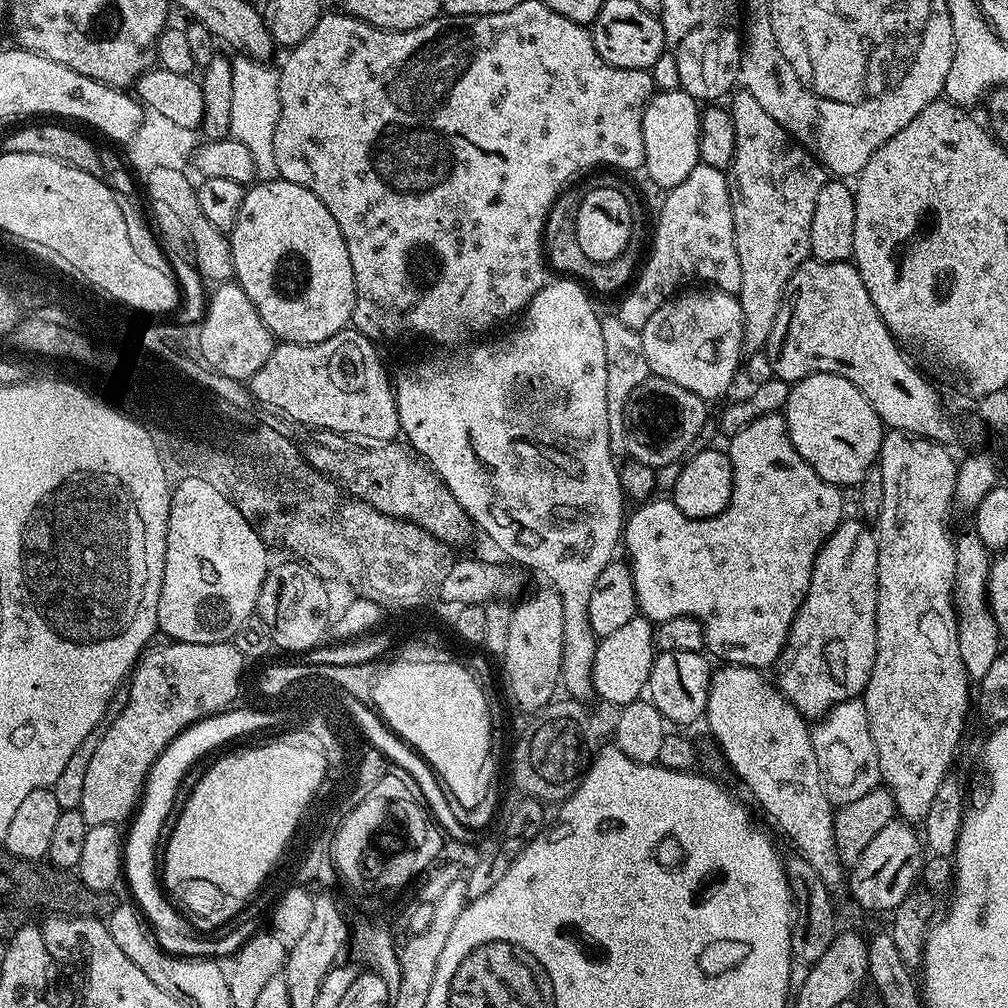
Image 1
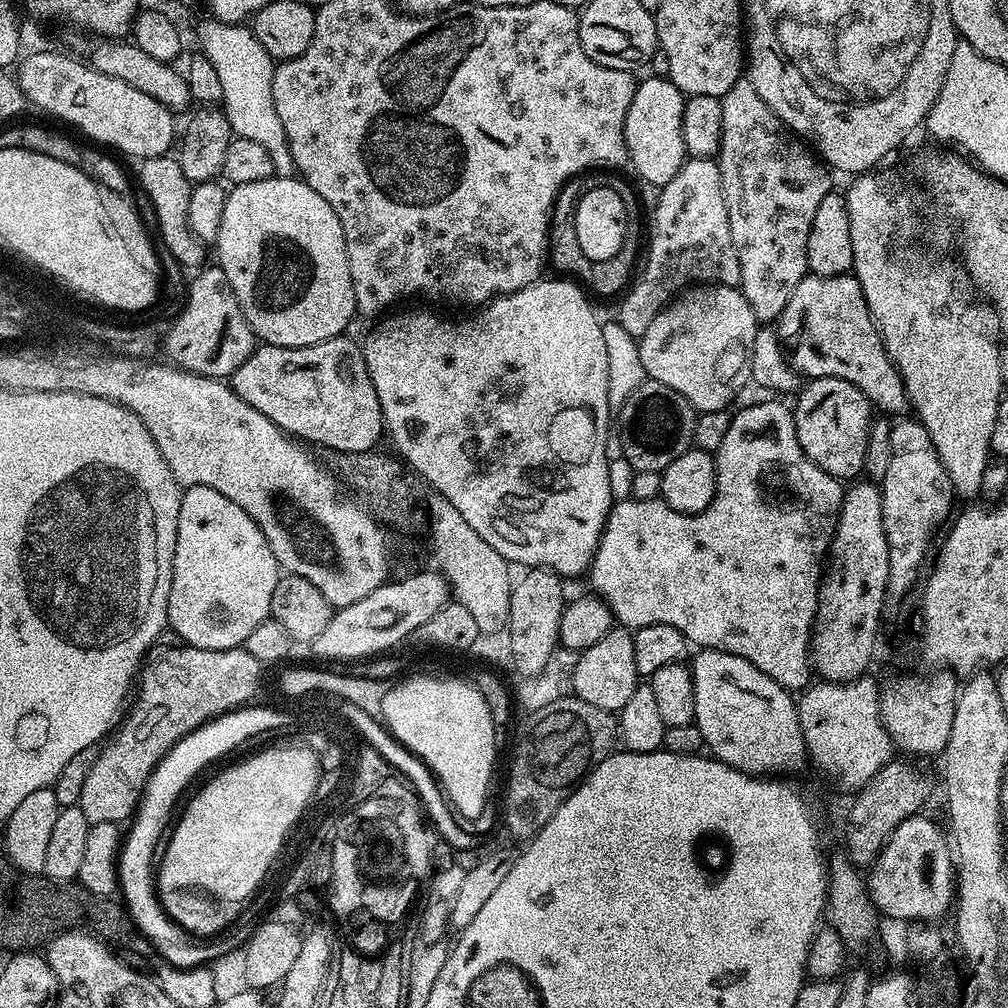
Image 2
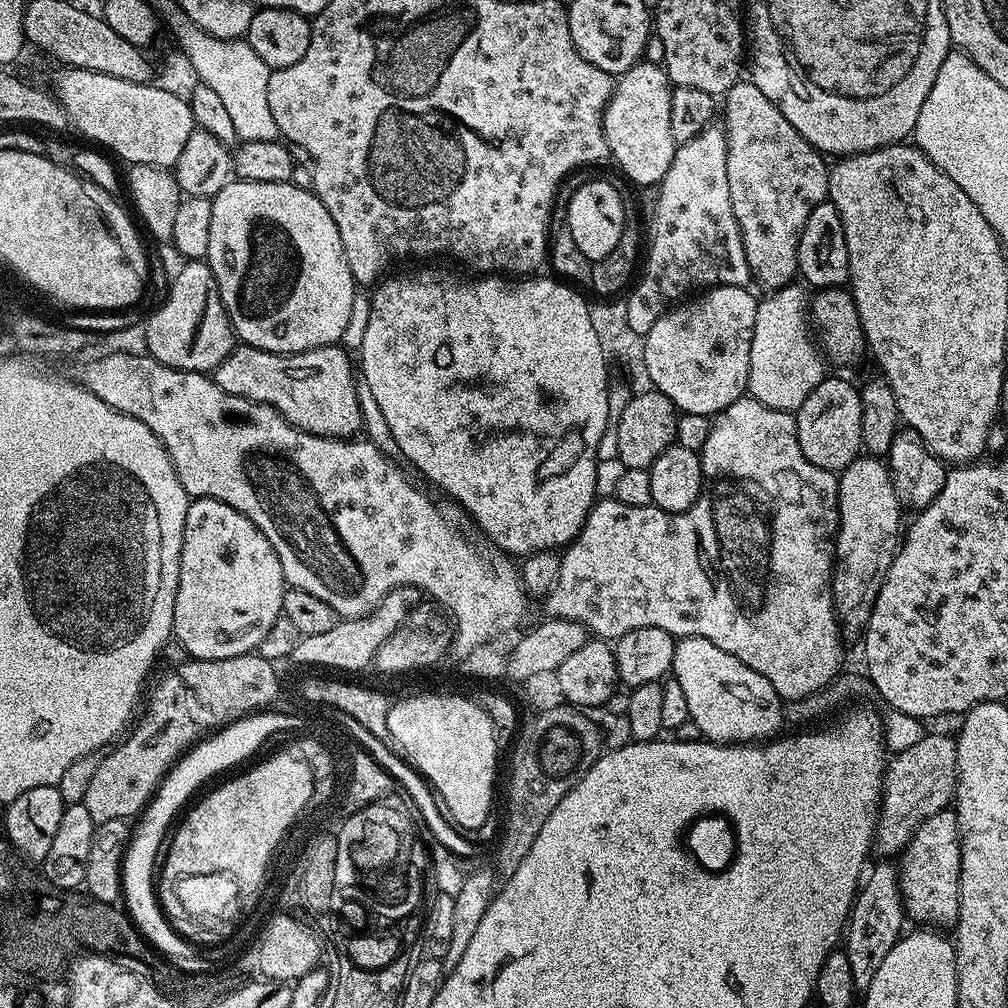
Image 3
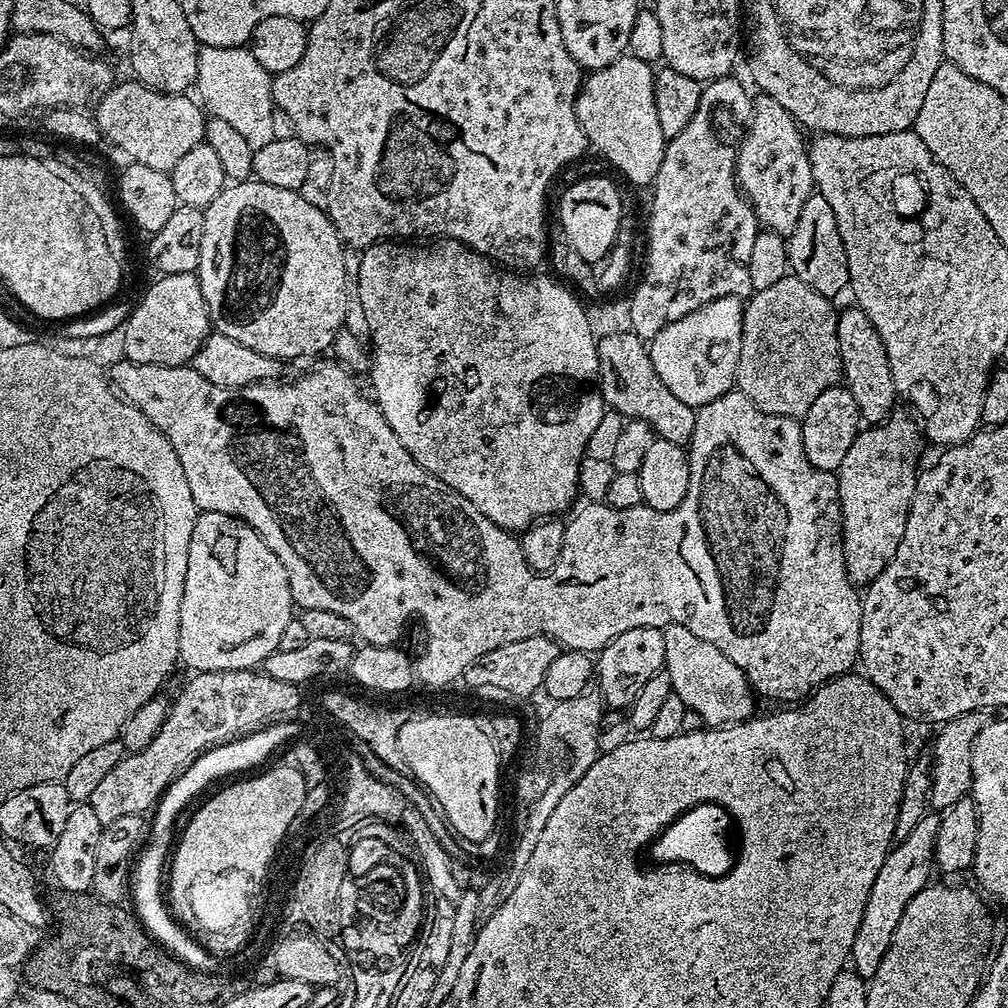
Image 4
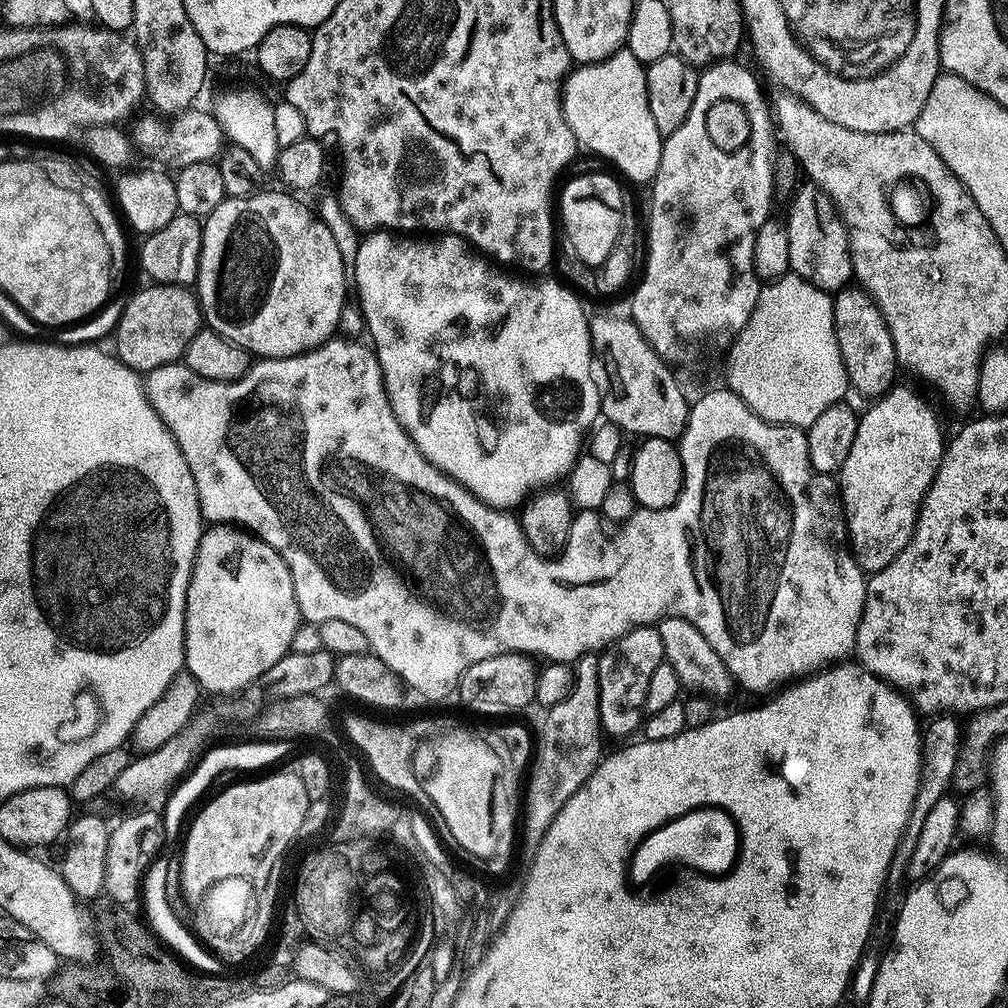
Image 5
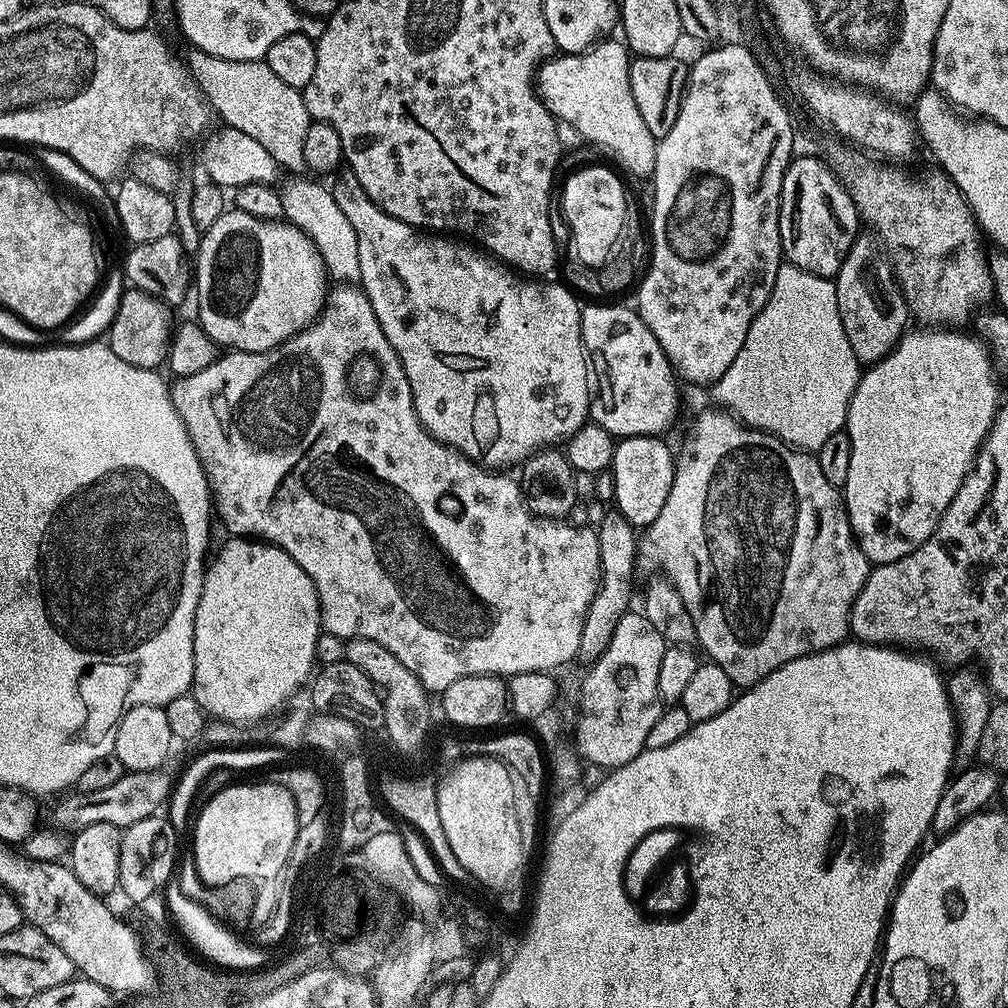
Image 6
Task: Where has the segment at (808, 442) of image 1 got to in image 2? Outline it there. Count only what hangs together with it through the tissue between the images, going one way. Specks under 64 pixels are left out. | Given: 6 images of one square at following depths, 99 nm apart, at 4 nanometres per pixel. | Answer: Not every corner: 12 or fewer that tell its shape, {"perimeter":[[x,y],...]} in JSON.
{"perimeter":[[817,376],[796,437],[826,474],[855,481],[874,419],[858,386]]}

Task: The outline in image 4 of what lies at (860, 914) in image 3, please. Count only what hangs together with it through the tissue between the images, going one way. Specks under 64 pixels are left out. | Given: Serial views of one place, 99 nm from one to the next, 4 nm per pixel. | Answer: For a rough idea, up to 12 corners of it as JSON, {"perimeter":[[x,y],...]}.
{"perimeter":[[925,814],[889,848],[851,971],[872,979],[910,898],[934,872],[939,815]]}

